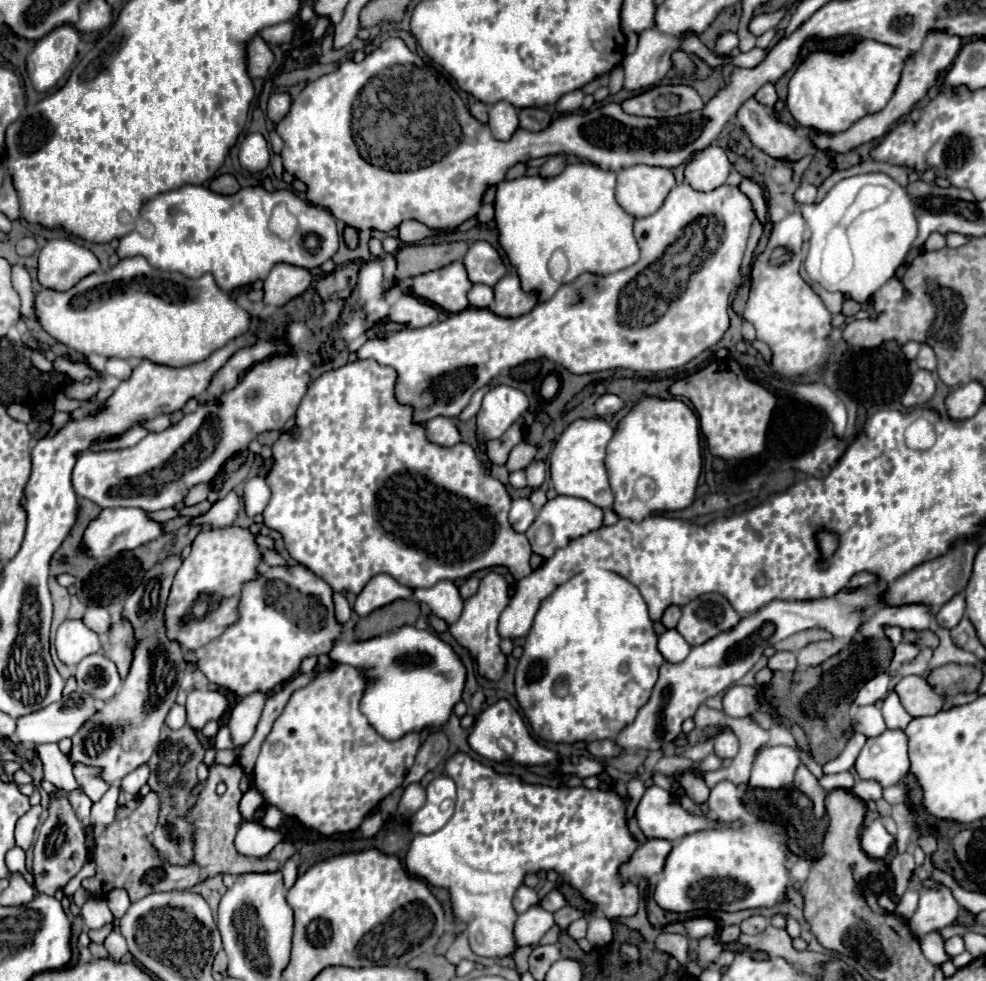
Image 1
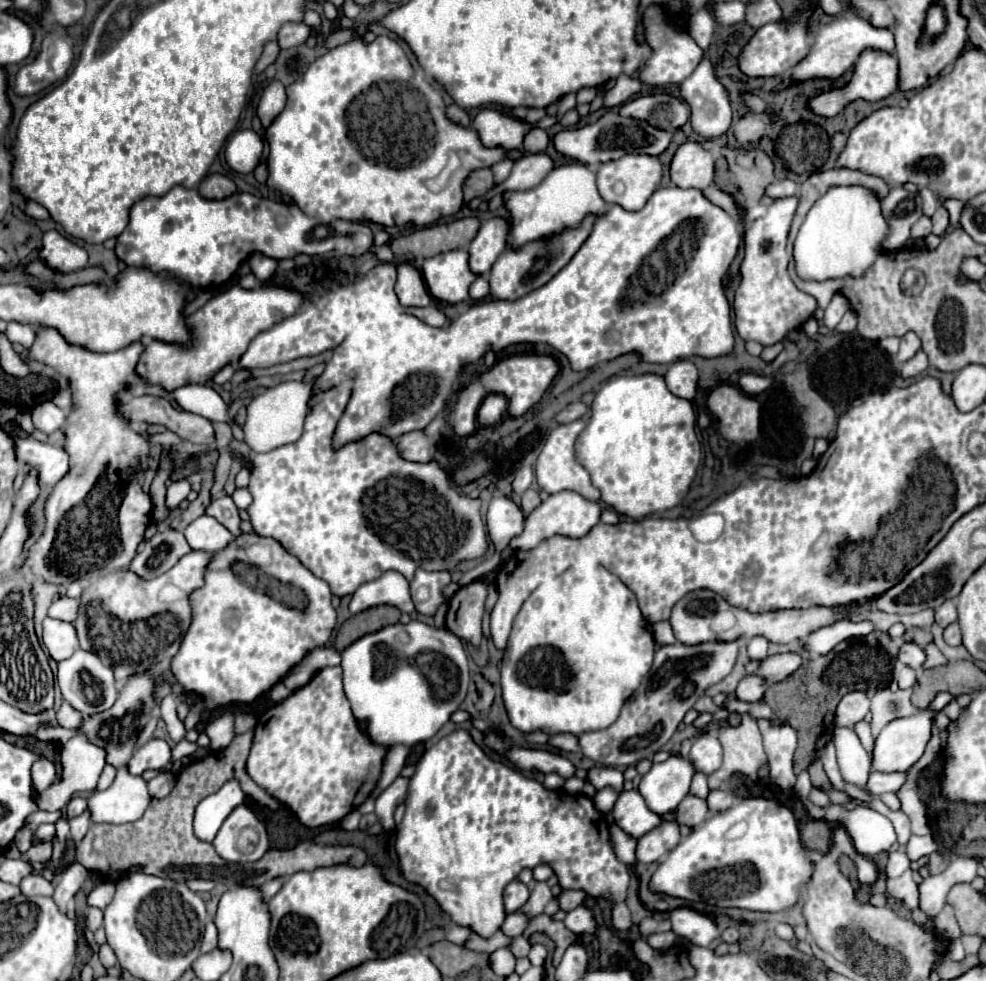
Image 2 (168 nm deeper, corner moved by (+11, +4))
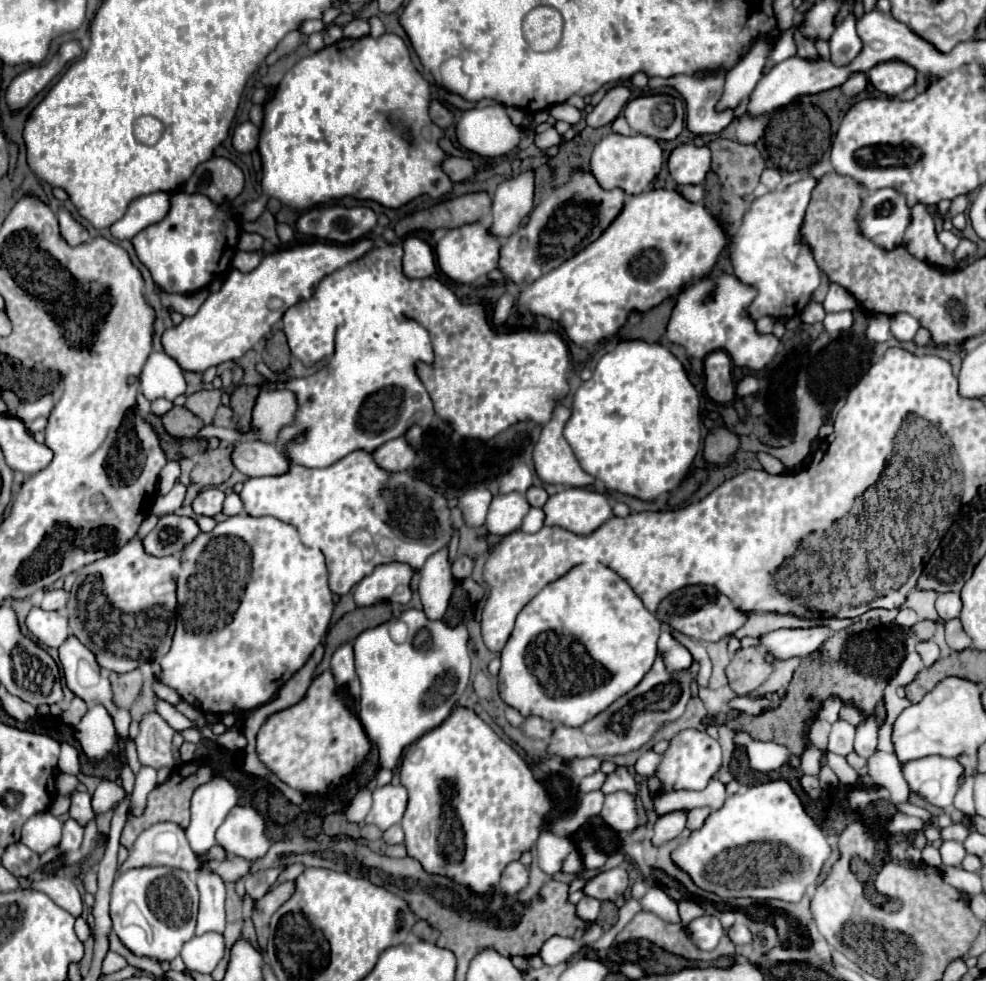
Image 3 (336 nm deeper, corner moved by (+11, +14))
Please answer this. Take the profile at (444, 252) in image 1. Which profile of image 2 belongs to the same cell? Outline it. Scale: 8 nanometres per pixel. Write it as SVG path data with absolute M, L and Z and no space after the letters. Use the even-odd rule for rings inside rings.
M475 216L453 220L449 224L435 224L427 226L421 230L415 230L407 236L399 236L391 240L391 250L395 256L405 258L405 256L415 256L417 260L421 258L431 258L437 256L439 252L449 252L455 248L467 248L471 240L477 236L481 222Z

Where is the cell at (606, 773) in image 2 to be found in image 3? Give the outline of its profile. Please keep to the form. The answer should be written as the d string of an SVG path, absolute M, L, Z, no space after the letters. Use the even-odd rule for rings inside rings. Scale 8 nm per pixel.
M617 766L615 772L607 774L607 780L605 780L603 788L601 788L603 794L617 792L617 790L627 790L627 792L631 792L631 794L637 792L637 782L635 782L635 778L627 772L625 766Z

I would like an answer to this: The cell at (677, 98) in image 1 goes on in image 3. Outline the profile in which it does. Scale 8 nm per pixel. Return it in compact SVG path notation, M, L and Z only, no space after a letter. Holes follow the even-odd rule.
M669 94L639 96L623 110L629 126L637 134L659 140L675 140L685 124L685 104Z

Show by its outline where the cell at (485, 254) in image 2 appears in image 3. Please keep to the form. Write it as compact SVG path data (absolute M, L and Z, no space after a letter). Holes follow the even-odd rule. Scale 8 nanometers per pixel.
M533 172L505 180L493 194L493 220L489 232L495 238L507 238L521 226L521 220L533 210Z

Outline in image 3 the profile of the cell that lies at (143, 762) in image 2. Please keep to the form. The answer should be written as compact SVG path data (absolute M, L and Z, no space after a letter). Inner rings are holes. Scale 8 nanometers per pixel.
M145 714L141 720L139 736L135 740L137 754L143 766L151 766L155 770L159 768L173 768L175 756L173 756L173 740L175 730L157 714Z

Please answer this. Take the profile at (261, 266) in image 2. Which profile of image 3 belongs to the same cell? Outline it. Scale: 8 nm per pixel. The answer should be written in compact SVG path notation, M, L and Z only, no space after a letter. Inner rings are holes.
M241 232L241 238L239 238L239 250L245 250L245 252L259 252L263 250L263 238L259 234L249 234L249 232Z

